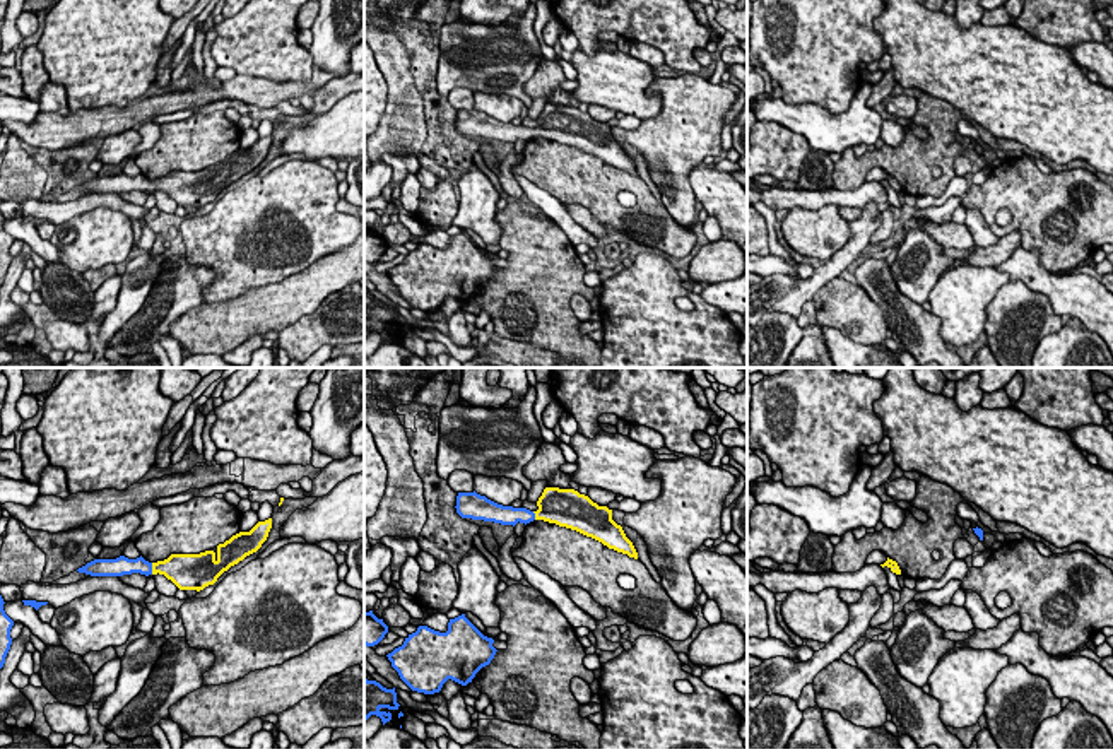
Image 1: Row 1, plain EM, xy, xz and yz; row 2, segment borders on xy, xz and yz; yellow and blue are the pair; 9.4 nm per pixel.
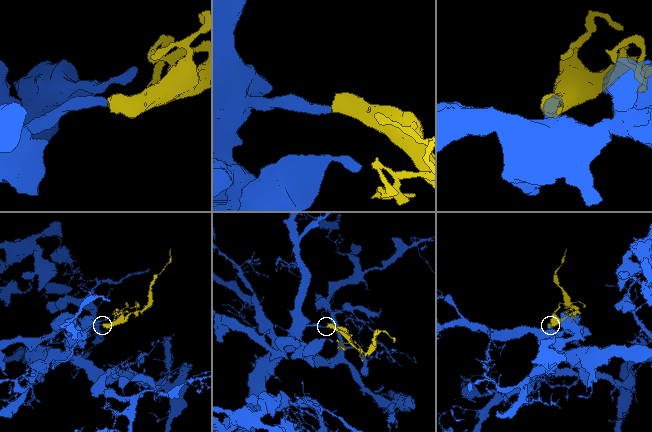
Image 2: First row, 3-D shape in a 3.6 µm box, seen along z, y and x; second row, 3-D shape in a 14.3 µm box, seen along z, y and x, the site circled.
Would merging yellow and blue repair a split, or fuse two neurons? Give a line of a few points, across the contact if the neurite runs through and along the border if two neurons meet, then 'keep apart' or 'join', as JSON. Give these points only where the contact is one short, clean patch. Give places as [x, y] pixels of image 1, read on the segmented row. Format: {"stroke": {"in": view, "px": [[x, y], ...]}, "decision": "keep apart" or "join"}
{"stroke": {"in": "xy", "px": [[178, 568], [153, 568], [127, 566]]}, "decision": "join"}

